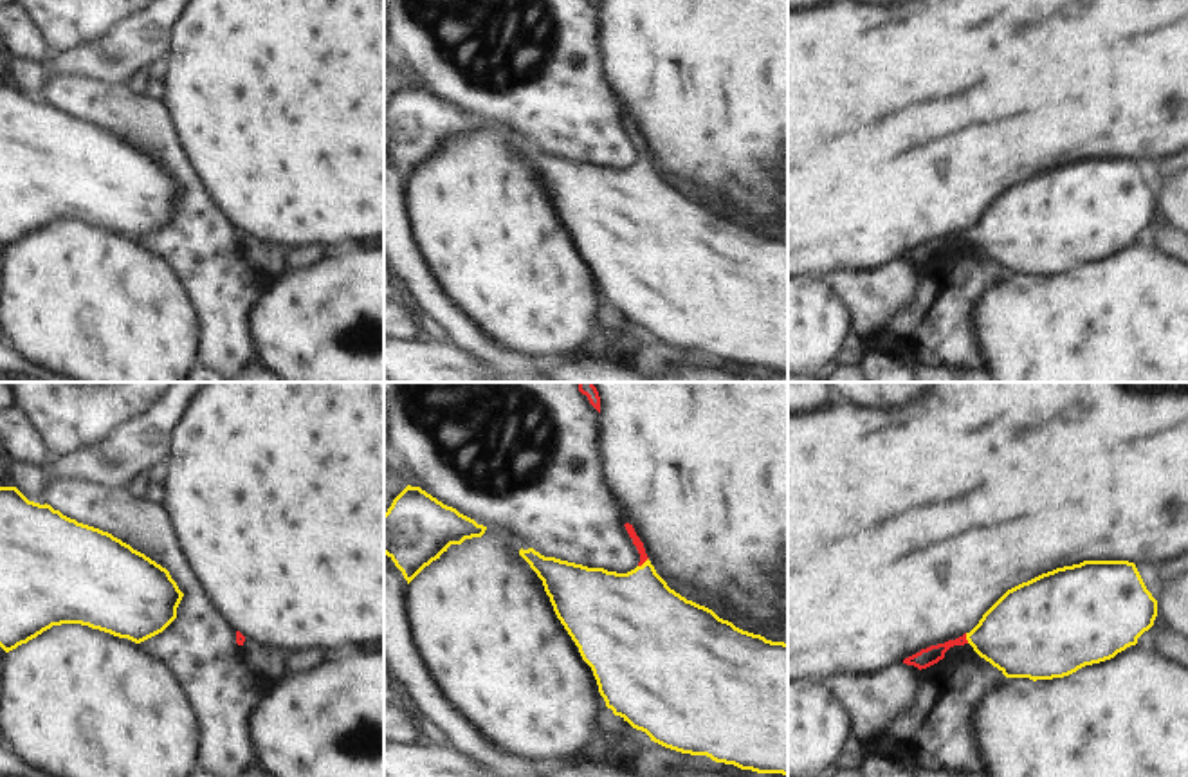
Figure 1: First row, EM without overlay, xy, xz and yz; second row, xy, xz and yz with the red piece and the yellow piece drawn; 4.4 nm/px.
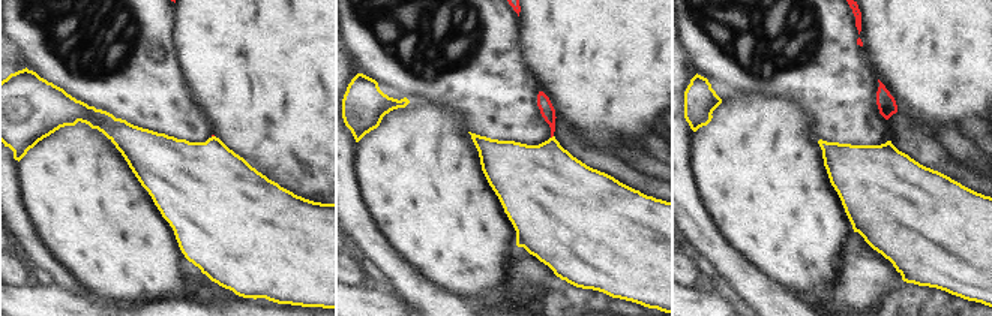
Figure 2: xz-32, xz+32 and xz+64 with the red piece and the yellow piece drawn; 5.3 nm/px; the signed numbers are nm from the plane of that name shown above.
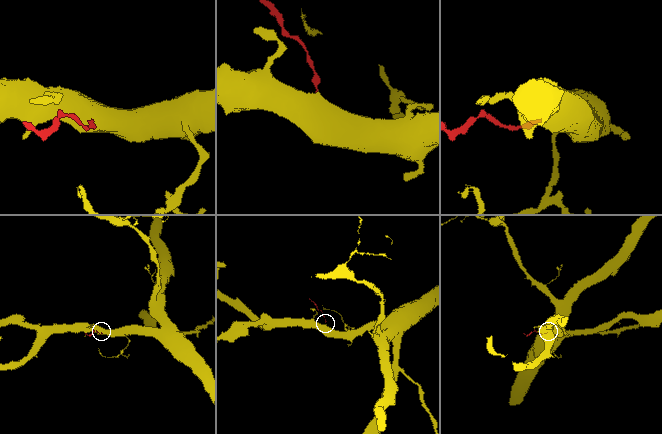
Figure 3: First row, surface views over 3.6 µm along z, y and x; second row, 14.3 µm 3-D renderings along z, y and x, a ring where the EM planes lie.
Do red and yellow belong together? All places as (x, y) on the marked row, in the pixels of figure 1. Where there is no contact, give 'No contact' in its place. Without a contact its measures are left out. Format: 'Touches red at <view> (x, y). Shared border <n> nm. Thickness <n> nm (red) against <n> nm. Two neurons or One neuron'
Touches red at xz (642, 563). Shared border 60 nm. Thickness 40 nm (red) against 400 nm. One neuron.

